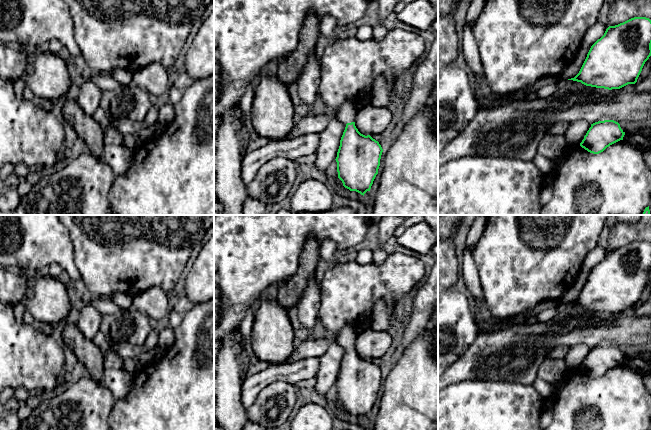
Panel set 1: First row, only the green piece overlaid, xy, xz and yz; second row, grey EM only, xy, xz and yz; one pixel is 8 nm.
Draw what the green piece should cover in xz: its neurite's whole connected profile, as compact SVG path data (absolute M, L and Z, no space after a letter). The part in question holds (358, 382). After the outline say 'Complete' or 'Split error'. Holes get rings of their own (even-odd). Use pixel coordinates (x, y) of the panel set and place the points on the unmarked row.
M348 323L337 336L337 343L346 348L345 354L340 364L340 370L337 376L337 396L338 402L342 405L343 410L350 415L356 415L364 420L370 415L373 405L378 398L380 383L383 373L378 365L370 359L361 358L355 350L356 332L354 325Z. Split error

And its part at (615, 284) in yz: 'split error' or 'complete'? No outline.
complete

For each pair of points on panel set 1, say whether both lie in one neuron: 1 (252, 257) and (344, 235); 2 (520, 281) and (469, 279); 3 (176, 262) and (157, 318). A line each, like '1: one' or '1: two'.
1: one
2: two
3: two

